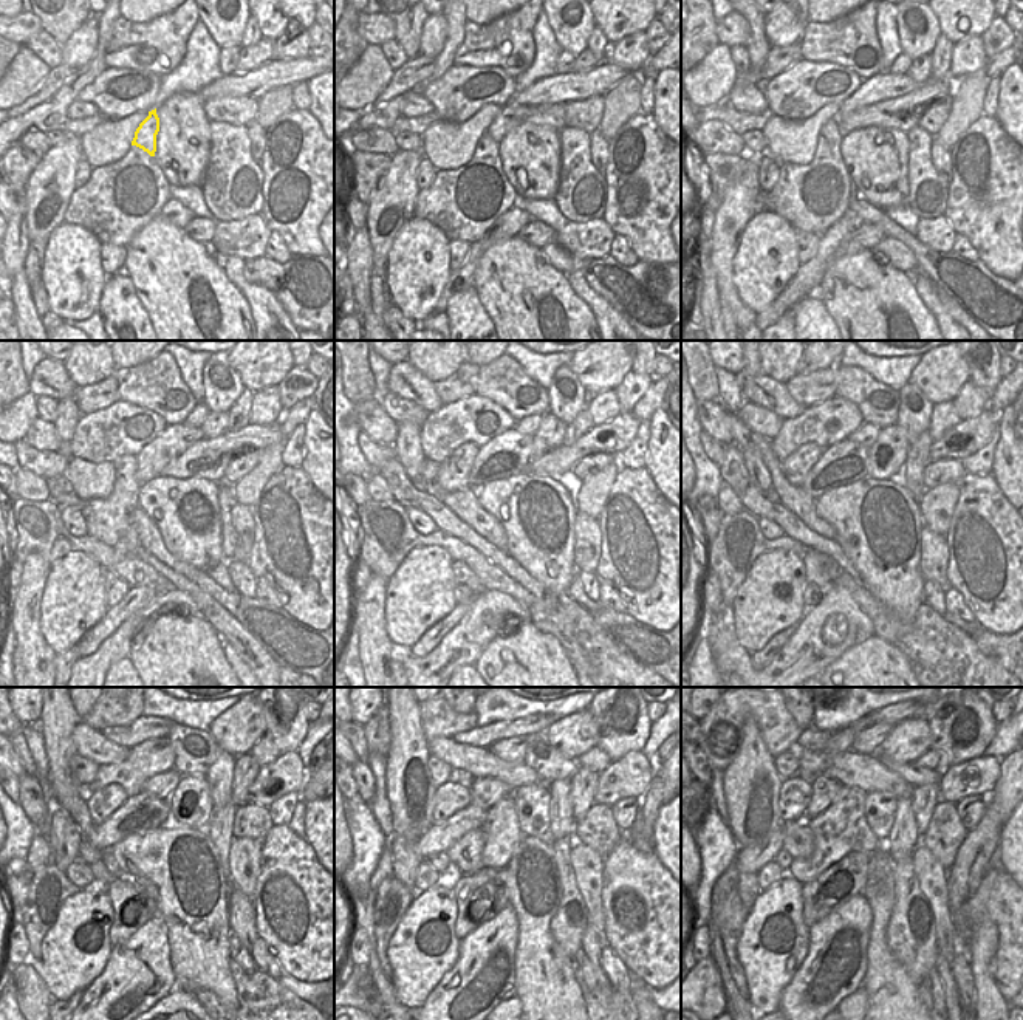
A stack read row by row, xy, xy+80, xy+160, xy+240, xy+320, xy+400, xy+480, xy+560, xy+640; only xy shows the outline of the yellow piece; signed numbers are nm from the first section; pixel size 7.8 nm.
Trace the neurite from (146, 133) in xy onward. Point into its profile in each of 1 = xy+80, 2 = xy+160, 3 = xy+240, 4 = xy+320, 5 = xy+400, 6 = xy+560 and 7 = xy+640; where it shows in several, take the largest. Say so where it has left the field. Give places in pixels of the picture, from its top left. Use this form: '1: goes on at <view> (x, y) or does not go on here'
1: goes on at xy+80 (511, 115)
2: goes on at xy+160 (903, 113)
3: goes on at xy+240 (208, 458)
4: goes on at xy+320 (615, 437)
5: goes on at xy+400 (960, 441)
6: goes on at xy+560 (630, 776)
7: goes on at xy+640 (978, 776)

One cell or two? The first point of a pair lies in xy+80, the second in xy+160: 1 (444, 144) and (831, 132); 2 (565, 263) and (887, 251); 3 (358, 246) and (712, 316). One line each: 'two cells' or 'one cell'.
1: two cells
2: one cell
3: one cell

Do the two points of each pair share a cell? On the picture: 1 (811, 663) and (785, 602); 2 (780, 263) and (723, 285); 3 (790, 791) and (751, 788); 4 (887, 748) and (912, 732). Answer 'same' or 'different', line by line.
1: different
2: different
3: different
4: same

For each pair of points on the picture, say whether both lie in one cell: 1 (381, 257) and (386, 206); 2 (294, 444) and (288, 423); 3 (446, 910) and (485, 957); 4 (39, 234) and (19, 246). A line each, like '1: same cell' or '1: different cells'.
1: same cell
2: different cells
3: different cells
4: different cells

